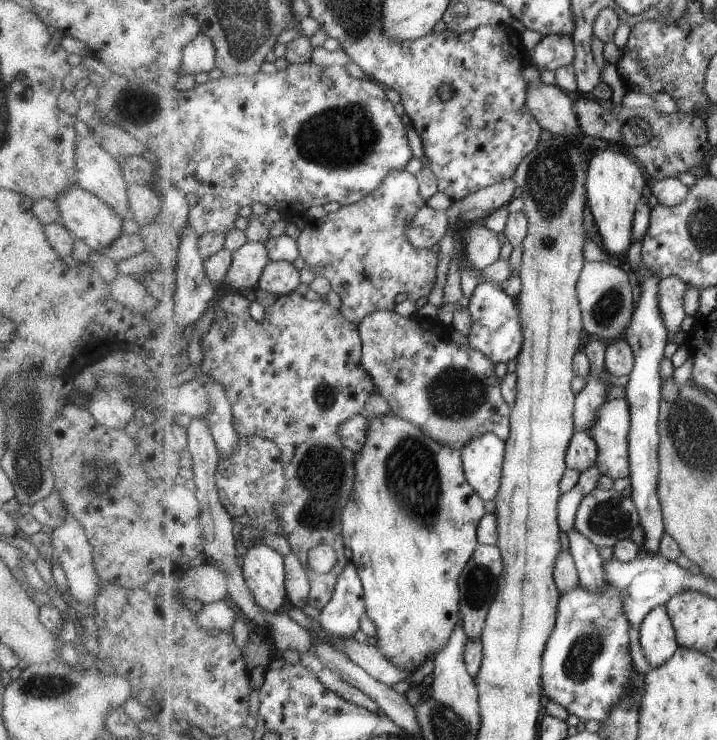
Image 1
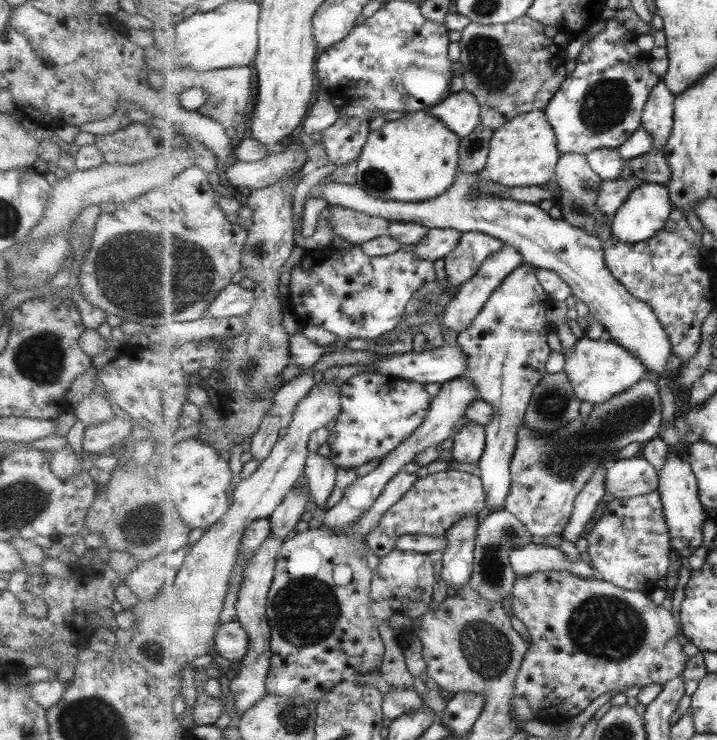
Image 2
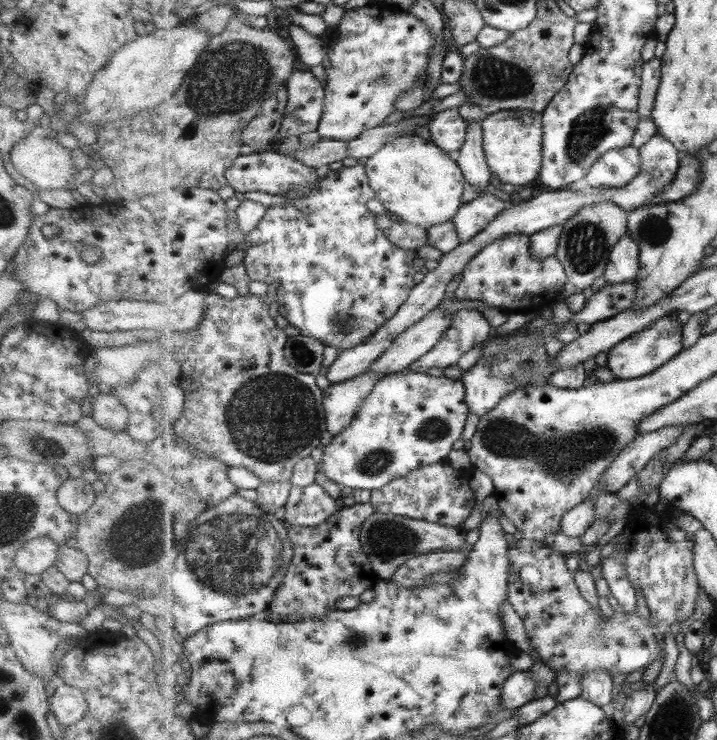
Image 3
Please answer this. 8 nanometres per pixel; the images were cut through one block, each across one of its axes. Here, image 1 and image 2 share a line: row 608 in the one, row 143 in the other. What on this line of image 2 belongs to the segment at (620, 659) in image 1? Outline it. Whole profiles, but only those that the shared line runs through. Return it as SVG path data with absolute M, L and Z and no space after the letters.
M614 15L605 23L605 29L583 44L576 67L555 93L544 110L557 135L562 154L577 153L586 157L598 148L618 149L638 128L654 86L659 84L658 74L651 76L649 54L645 56L635 40L635 32L627 30Z

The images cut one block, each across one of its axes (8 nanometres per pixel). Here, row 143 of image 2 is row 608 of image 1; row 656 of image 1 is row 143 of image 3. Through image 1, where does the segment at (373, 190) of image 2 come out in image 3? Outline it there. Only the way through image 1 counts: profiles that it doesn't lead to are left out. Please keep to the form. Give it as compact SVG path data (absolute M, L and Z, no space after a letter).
M404 136L386 144L365 166L370 185L384 208L397 215L401 222L428 230L452 221L464 205L463 192L468 182L458 161L450 155L431 138Z

